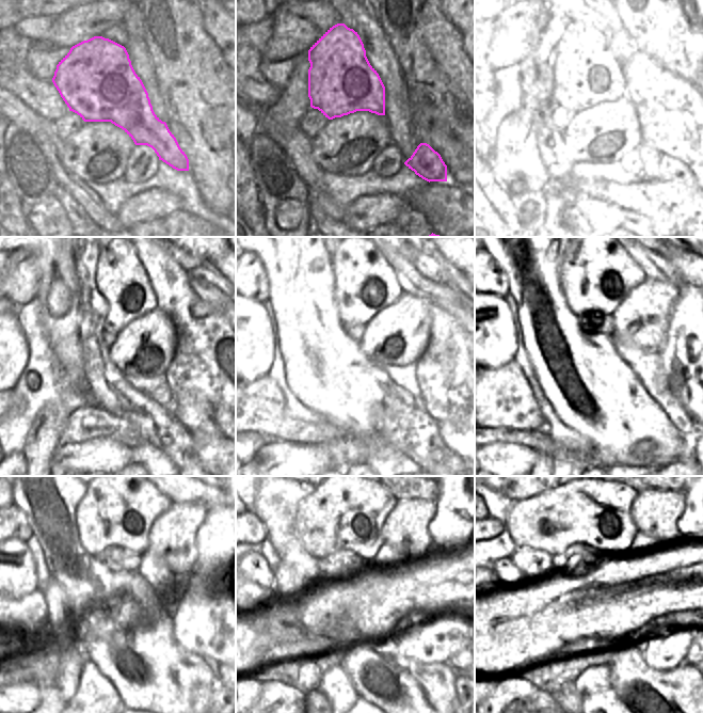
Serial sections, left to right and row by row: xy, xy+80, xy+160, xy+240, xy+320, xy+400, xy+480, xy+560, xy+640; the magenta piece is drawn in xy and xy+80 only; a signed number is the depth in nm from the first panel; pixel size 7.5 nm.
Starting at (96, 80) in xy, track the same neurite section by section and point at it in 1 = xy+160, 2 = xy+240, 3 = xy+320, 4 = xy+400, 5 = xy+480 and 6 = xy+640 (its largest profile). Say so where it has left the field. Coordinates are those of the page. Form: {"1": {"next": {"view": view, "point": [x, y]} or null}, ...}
{"1": {"next": {"view": "xy+160", "point": [592, 67]}}, "2": {"next": {"view": "xy+240", "point": [121, 279]}}, "3": {"next": {"view": "xy+320", "point": [365, 283]}}, "4": {"next": {"view": "xy+400", "point": [596, 274]}}, "5": {"next": {"view": "xy+480", "point": [120, 505]}}, "6": {"next": {"view": "xy+640", "point": [591, 511]}}}

